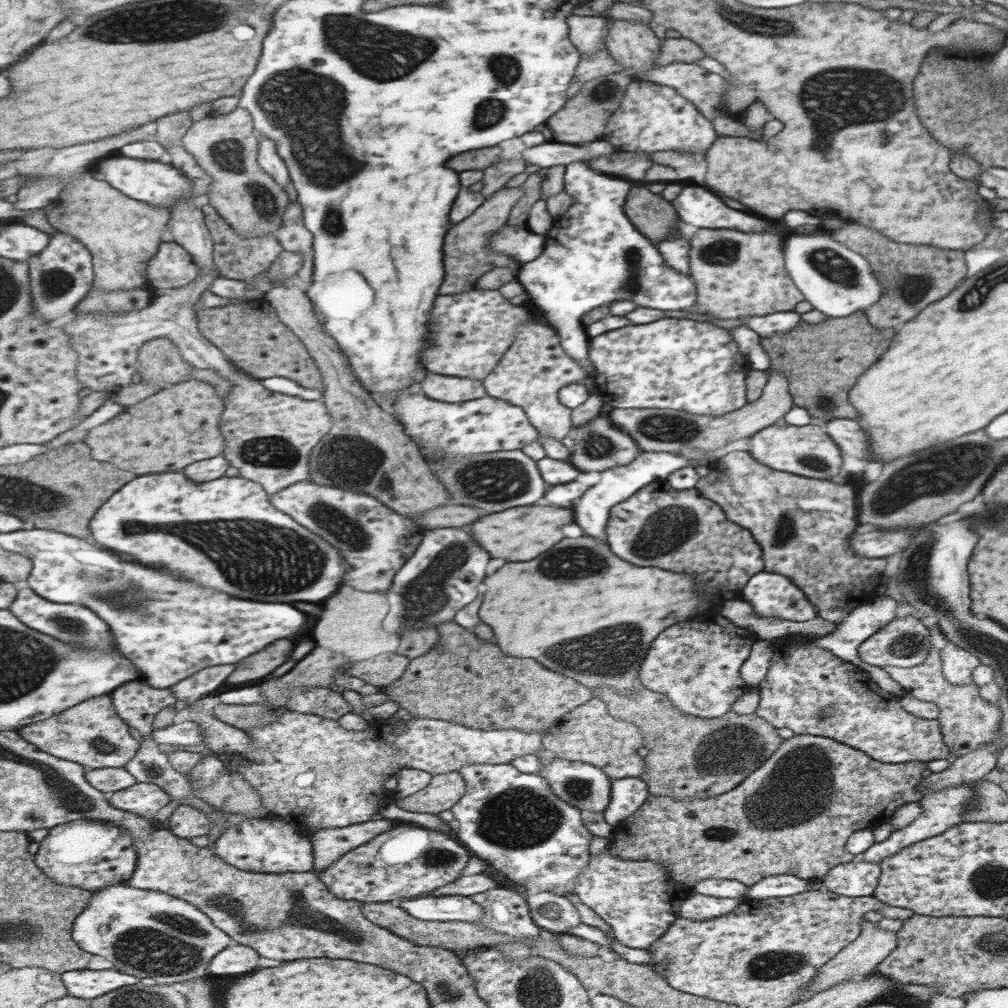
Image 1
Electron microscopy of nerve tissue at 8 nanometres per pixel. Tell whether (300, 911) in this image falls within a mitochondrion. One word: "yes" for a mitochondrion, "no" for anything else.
yes

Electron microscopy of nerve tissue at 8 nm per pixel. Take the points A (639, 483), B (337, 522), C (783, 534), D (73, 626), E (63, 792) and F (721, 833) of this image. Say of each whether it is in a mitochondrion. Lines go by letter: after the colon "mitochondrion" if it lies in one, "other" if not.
A: other
B: mitochondrion
C: mitochondrion
D: mitochondrion
E: mitochondrion
F: mitochondrion

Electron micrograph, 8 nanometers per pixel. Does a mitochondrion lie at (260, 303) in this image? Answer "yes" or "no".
no

